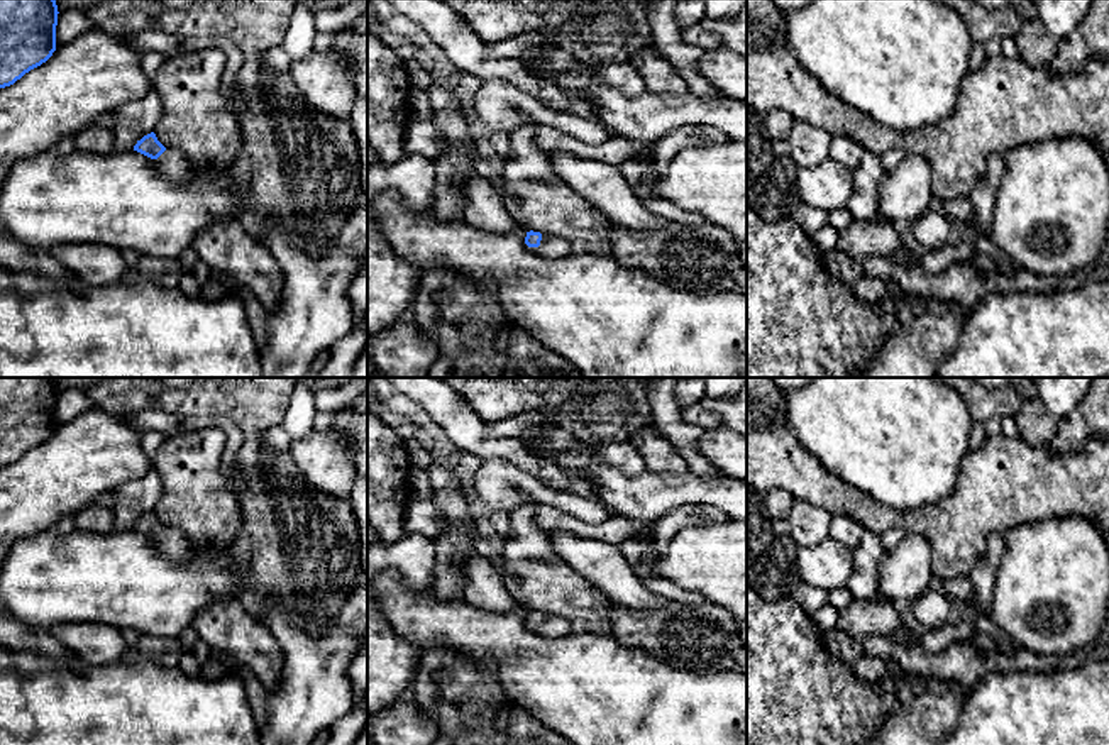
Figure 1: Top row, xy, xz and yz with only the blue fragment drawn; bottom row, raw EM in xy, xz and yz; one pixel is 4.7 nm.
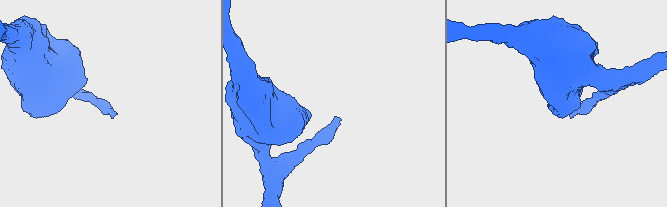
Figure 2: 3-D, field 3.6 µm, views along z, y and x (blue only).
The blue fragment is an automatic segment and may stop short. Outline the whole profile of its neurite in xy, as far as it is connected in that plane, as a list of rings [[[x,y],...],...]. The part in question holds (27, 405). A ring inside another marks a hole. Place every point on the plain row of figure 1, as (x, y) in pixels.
[[[0,378],[0,467],[14,464],[52,435],[58,393],[54,378]]]

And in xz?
[[[530,610],[527,611],[525,623],[530,632],[549,638],[559,638],[571,633],[571,623],[557,615],[545,615]]]

